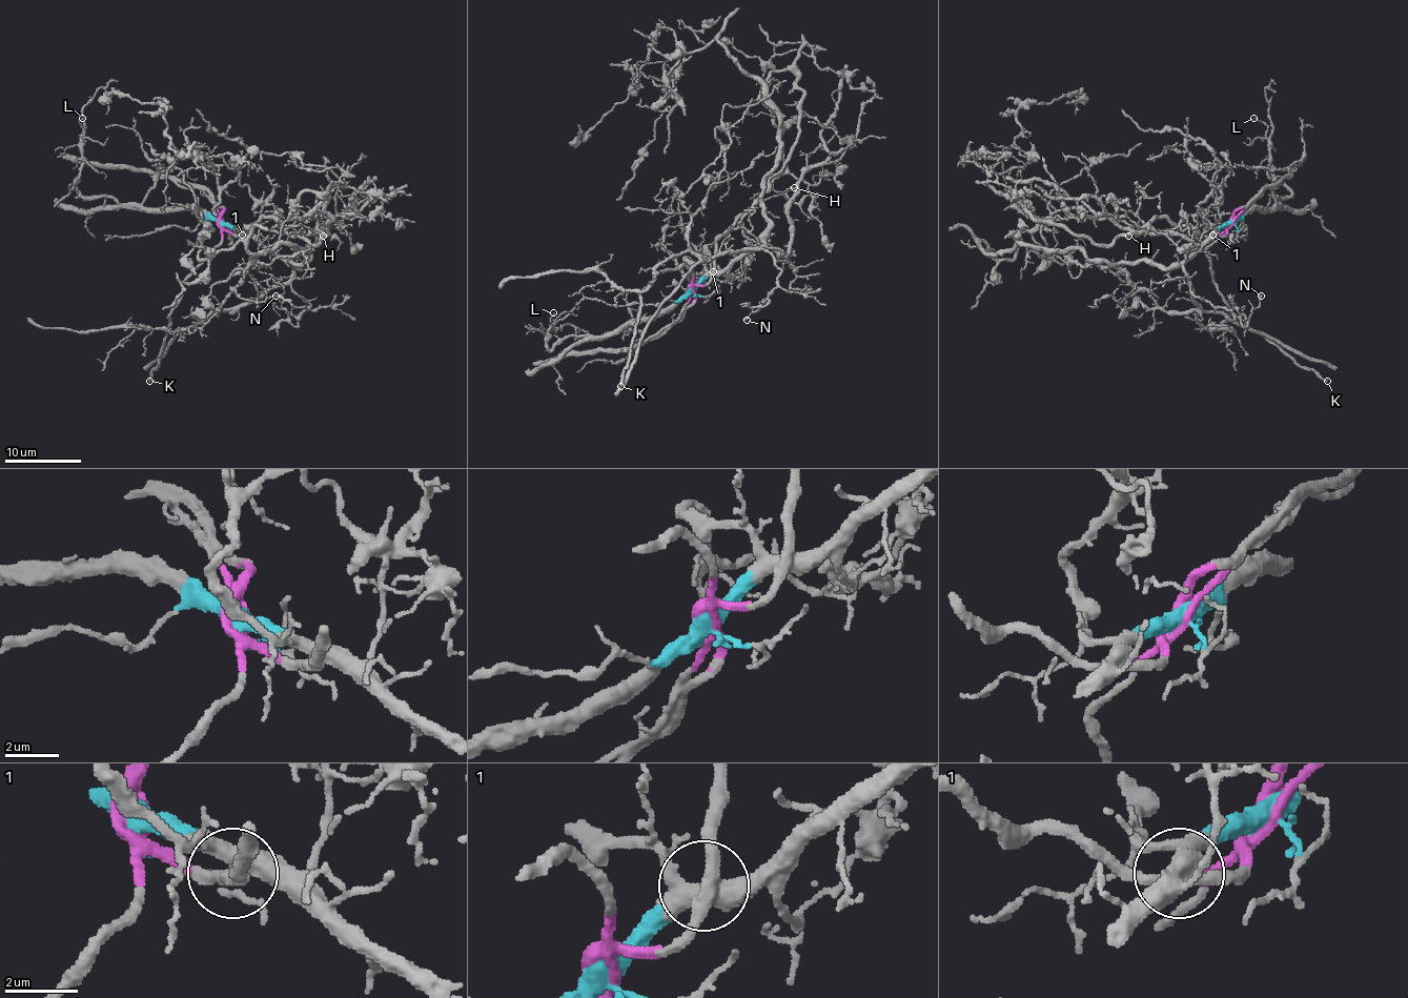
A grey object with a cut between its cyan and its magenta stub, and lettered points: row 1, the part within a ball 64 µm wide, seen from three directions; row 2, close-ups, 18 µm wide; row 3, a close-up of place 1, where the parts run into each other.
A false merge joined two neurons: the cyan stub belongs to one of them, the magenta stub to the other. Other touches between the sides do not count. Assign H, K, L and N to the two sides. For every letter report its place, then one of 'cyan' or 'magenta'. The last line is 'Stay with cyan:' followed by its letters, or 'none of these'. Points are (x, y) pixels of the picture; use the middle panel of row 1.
H: (794, 187) | magenta
K: (620, 386) | magenta
L: (553, 312) | cyan
N: (747, 320) | cyan
Stay with cyan: L, N

